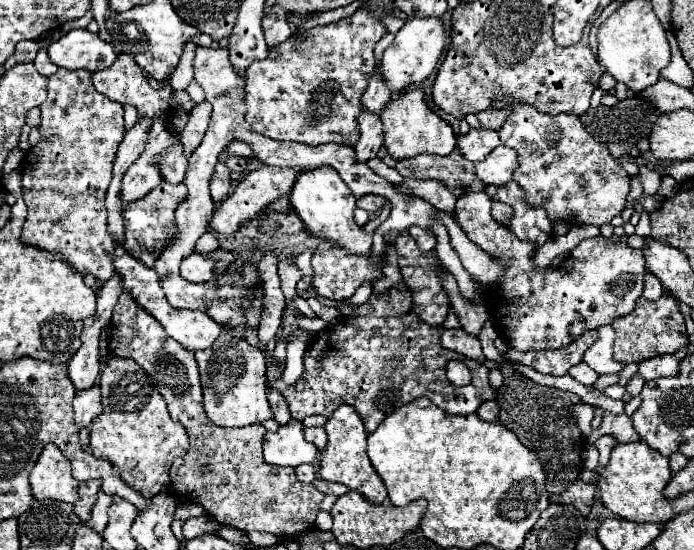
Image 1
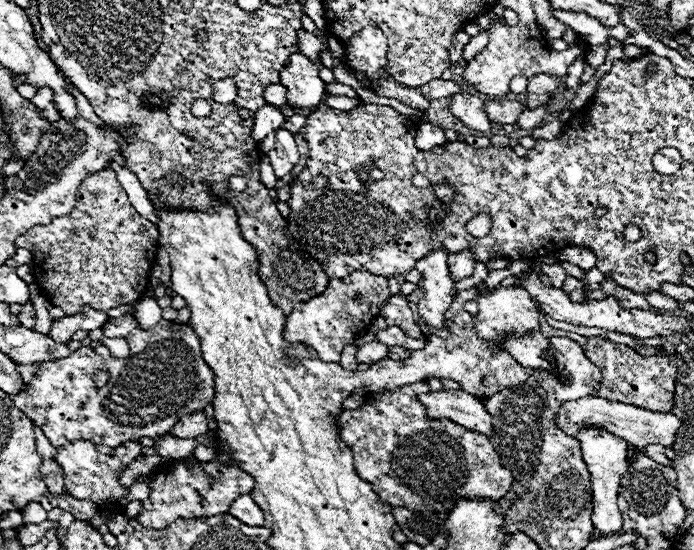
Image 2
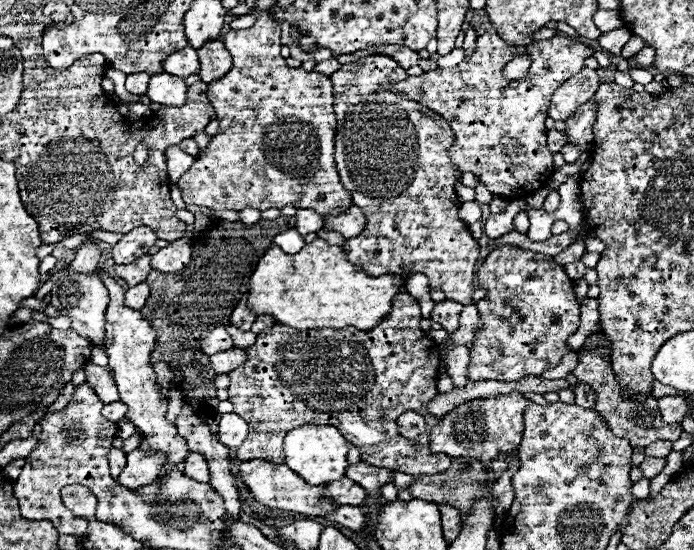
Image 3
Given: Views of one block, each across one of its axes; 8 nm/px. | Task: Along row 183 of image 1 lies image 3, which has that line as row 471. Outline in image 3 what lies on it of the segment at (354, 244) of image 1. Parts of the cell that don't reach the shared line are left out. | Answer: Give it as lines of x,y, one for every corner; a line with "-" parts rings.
304,424
294,430
290,430
284,438
284,452
286,452
286,464
298,472
308,484
328,484
334,480
344,478
346,468
346,438
338,432
334,426
316,426
316,424

